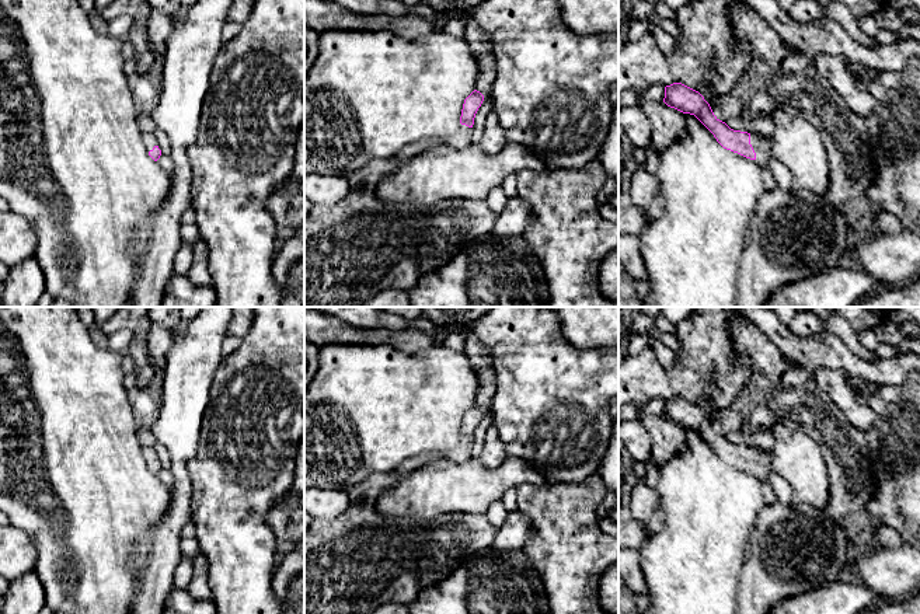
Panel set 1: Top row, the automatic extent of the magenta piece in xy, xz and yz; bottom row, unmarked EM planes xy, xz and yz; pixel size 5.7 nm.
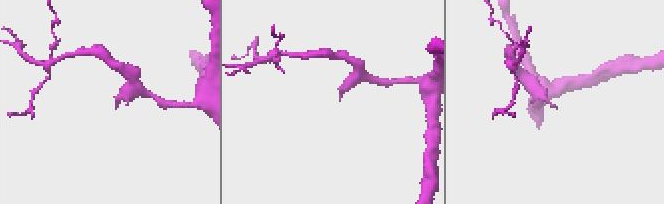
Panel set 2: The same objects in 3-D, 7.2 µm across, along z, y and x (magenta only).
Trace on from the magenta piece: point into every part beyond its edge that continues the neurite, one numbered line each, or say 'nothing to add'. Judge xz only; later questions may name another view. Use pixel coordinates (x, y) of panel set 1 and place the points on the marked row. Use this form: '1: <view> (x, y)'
1: xz (462, 139)

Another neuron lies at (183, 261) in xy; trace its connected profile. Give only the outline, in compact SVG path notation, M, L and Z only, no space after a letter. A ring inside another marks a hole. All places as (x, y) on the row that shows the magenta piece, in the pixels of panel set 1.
M182 243L175 254L174 273L187 275L192 264L192 257L194 257L194 247Z

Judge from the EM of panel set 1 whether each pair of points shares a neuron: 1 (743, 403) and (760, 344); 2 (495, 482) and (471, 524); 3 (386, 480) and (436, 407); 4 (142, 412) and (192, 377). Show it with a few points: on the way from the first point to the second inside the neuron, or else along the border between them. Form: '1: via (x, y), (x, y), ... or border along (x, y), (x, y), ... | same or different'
1: via (758, 389), (760, 386), (760, 358) | same
2: border along (484, 513), (452, 512), (445, 516) | different
3: border along (379, 473), (390, 474) | different
4: border along (163, 366), (163, 404), (150, 428) | different

